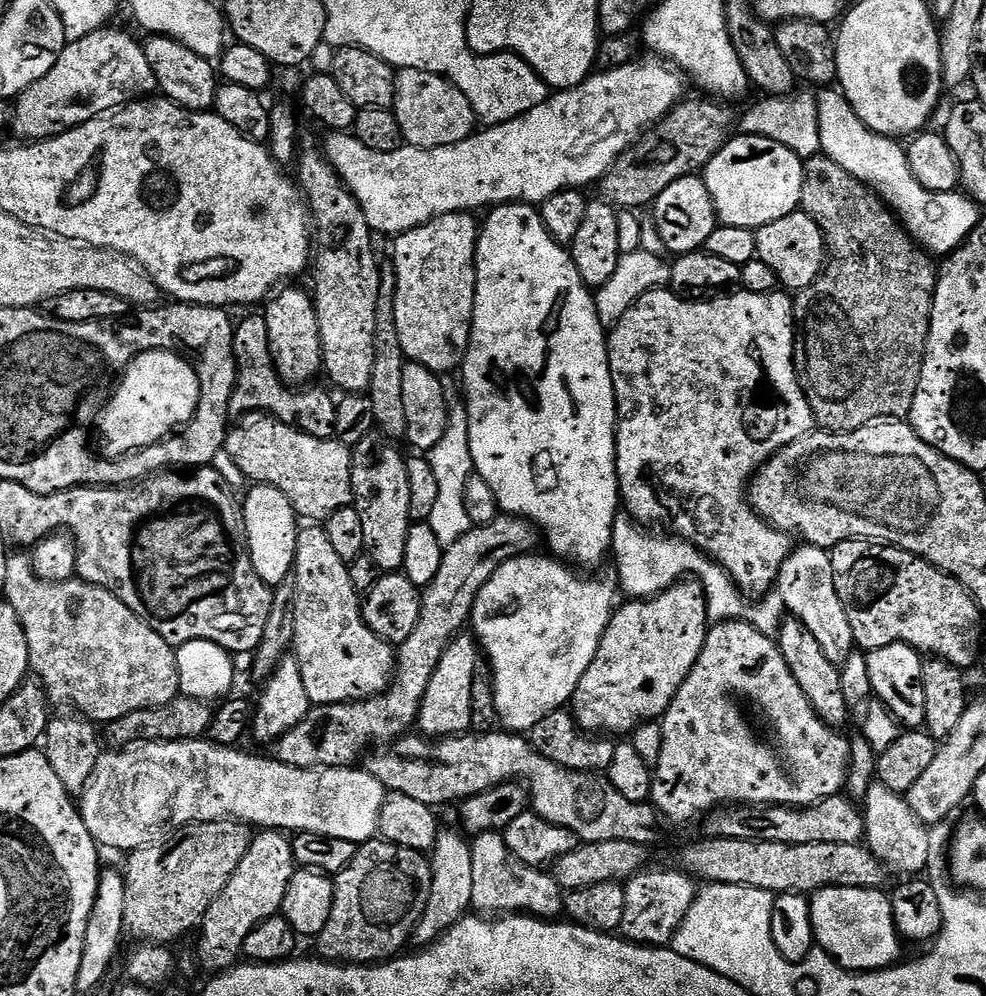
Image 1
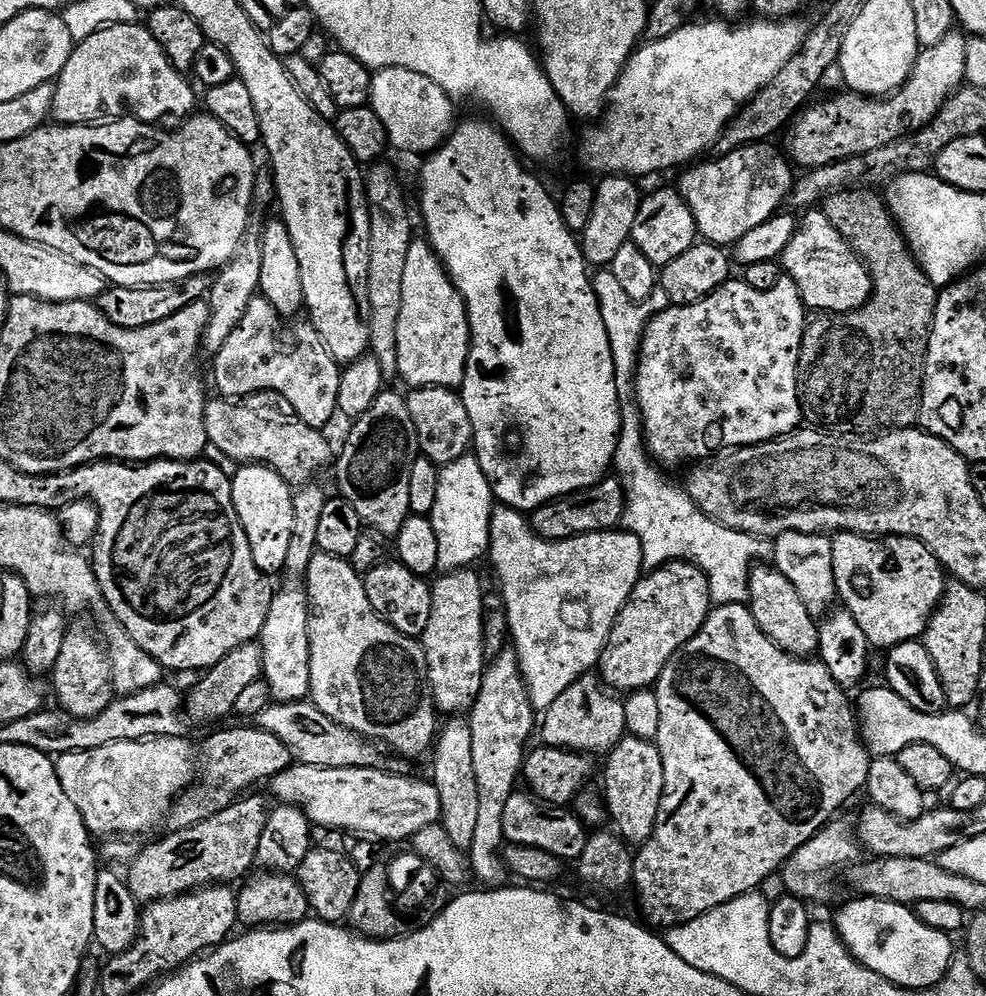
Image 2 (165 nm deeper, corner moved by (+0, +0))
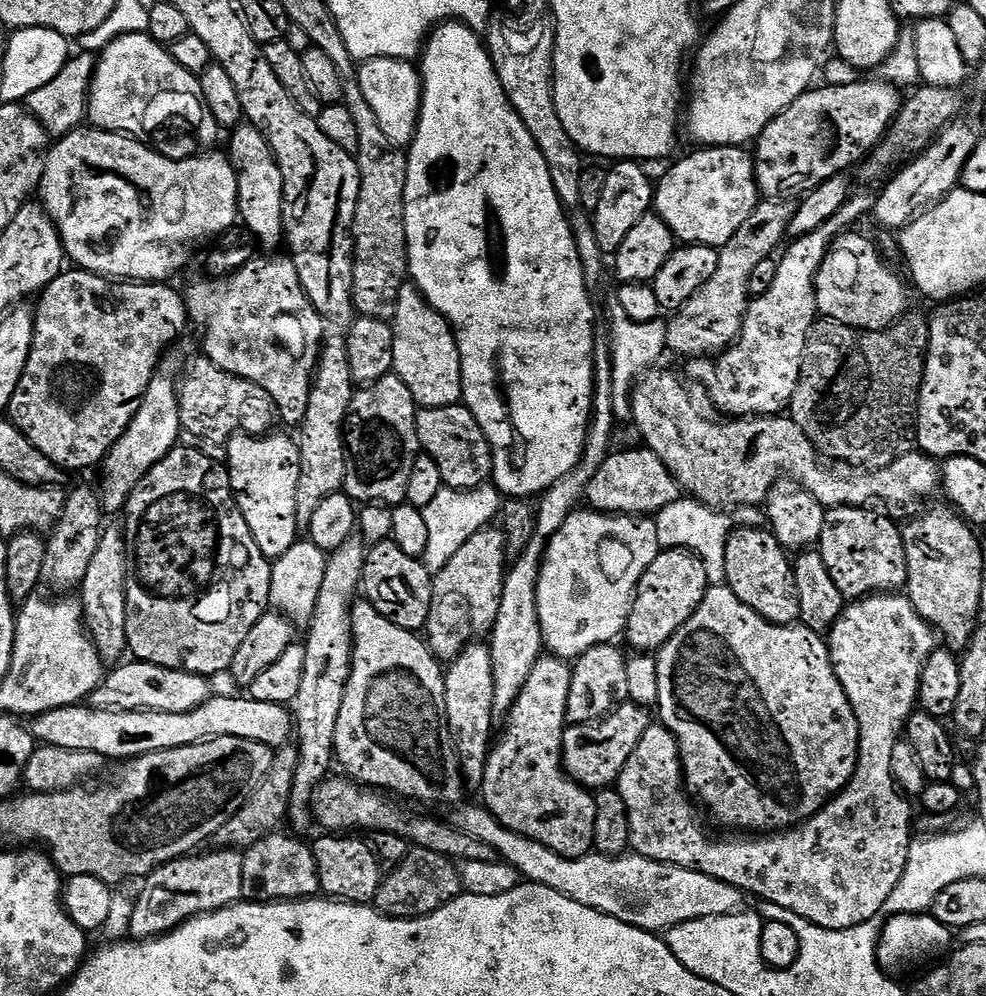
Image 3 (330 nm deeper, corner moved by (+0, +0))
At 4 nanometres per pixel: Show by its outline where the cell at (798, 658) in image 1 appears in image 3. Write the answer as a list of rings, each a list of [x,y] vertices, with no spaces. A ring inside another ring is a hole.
[[[741,528],[733,531],[726,546],[726,586],[762,618],[775,624],[794,624],[800,619],[800,607],[792,565],[789,553],[771,530]]]

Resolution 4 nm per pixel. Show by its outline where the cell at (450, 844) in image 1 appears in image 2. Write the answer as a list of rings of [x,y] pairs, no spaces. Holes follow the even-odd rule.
[[[448,718],[443,721],[436,737],[435,745],[430,753],[432,760],[432,776],[430,782],[438,790],[438,798],[442,801],[442,823],[446,834],[450,834],[450,842],[462,850],[471,848],[478,822],[478,781],[474,779],[474,757],[470,750],[474,738],[470,734],[467,719]]]

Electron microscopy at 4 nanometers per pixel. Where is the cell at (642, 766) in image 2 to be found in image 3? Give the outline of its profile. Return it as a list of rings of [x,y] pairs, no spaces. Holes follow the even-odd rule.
[[[877,594],[851,601],[826,639],[838,682],[842,682],[842,690],[846,690],[846,698],[850,698],[850,706],[858,718],[860,757],[852,781],[811,818],[783,832],[757,836],[740,834],[737,840],[711,840],[684,783],[684,764],[680,761],[678,742],[671,730],[659,722],[653,722],[646,734],[642,734],[642,742],[634,746],[634,754],[630,754],[630,762],[626,762],[620,775],[618,791],[622,794],[622,802],[626,802],[630,848],[635,855],[730,882],[730,886],[746,894],[752,895],[753,892],[766,903],[784,912],[793,912],[797,921],[805,920],[819,928],[837,932],[875,921],[872,919],[883,913],[886,900],[898,882],[902,882],[914,841],[914,816],[912,820],[909,797],[900,791],[894,778],[892,755],[917,707],[922,670],[930,654],[938,647],[938,633],[925,622],[922,614],[918,614],[918,610],[914,610],[907,595]]]

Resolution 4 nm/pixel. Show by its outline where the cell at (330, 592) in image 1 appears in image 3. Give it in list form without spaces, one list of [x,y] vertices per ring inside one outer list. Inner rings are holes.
[[[366,598],[357,599],[352,605],[352,669],[346,686],[346,694],[342,698],[342,710],[338,714],[338,726],[336,727],[336,747],[334,749],[335,759],[345,768],[351,779],[373,789],[383,790],[385,793],[397,792],[408,800],[417,800],[420,804],[441,804],[442,807],[451,809],[465,803],[466,785],[464,776],[460,773],[460,759],[456,753],[456,743],[452,740],[452,731],[446,718],[446,690],[444,689],[444,678],[446,672],[441,661],[428,647],[427,643],[417,633],[406,630],[402,626],[394,626],[390,618],[382,618],[378,610]]]

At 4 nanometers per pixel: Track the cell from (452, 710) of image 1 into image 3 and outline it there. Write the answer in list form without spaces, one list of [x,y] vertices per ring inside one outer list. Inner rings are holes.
[[[489,526],[478,530],[470,542],[442,566],[440,572],[432,577],[432,601],[430,602],[430,614],[426,625],[426,643],[431,648],[437,660],[451,662],[459,658],[471,644],[483,641],[489,635],[498,618],[498,606],[502,606],[502,586],[504,585],[504,573],[506,571],[506,538],[499,527]]]

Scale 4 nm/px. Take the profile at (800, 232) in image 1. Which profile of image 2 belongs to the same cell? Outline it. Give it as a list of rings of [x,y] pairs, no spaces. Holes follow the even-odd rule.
[[[808,210],[799,217],[794,238],[784,251],[782,268],[804,299],[805,309],[817,313],[856,312],[872,297],[868,268],[822,210]]]

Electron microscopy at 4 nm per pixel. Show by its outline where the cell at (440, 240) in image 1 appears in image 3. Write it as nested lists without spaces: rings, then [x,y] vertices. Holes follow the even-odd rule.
[[[406,282],[398,294],[398,310],[394,310],[394,318],[390,321],[394,330],[394,362],[392,371],[406,382],[410,394],[414,394],[417,405],[420,408],[441,408],[442,406],[454,406],[461,403],[464,398],[462,386],[462,362],[456,334],[446,317],[438,314],[430,302],[416,289],[415,284]]]

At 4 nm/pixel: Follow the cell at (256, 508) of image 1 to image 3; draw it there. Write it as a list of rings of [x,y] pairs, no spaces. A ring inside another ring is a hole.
[[[237,434],[228,441],[226,467],[232,479],[232,495],[236,497],[236,505],[246,518],[246,526],[250,526],[250,534],[254,534],[254,542],[258,542],[258,550],[269,560],[275,562],[292,544],[297,543],[298,525],[296,523],[296,495],[300,481],[300,445],[288,436],[246,436]]]

